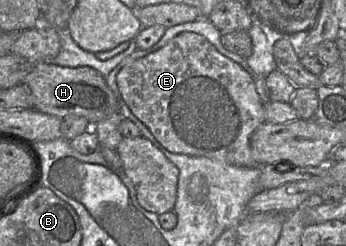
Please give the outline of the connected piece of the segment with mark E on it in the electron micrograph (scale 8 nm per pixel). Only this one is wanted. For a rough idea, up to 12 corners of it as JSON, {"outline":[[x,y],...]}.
{"outline":[[182,32],[125,65],[168,151],[258,166],[251,75]]}

